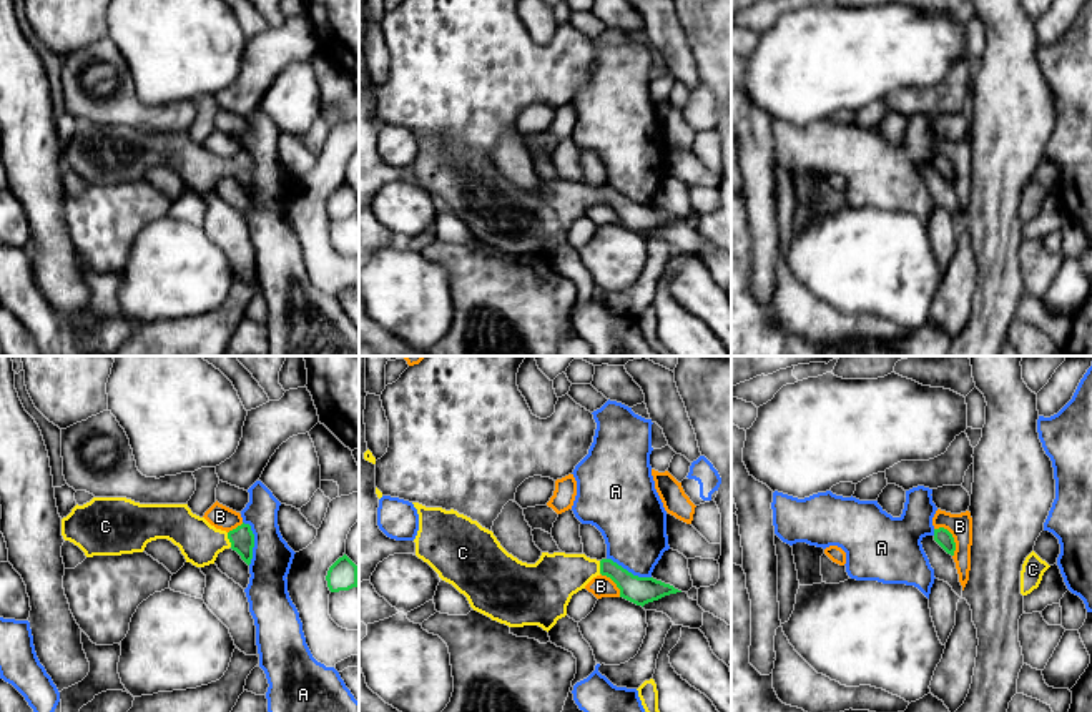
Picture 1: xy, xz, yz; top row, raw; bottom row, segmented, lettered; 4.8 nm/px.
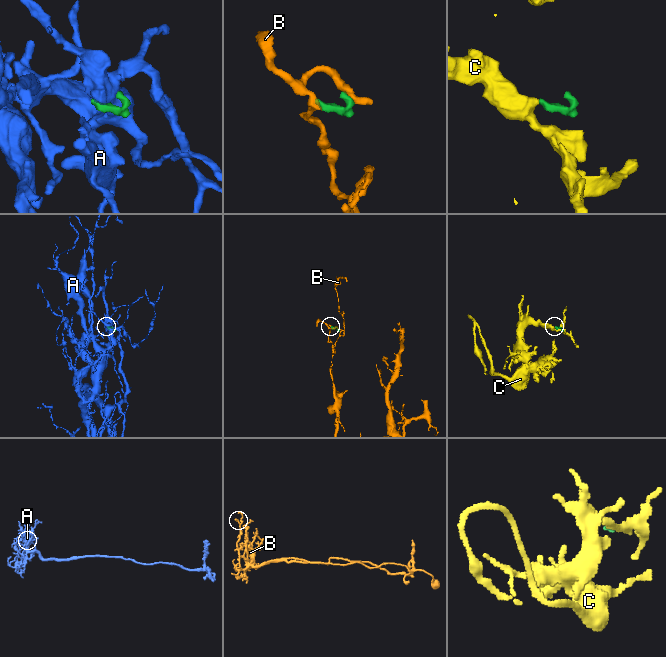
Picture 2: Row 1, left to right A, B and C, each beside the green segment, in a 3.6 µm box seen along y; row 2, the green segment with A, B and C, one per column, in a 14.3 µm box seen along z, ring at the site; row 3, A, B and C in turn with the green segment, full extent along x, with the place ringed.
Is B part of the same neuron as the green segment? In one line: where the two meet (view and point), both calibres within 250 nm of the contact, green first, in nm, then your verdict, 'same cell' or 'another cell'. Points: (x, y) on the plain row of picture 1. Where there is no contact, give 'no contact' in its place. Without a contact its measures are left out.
contact yz (953, 165); calibres 80 and 110 nm; another cell

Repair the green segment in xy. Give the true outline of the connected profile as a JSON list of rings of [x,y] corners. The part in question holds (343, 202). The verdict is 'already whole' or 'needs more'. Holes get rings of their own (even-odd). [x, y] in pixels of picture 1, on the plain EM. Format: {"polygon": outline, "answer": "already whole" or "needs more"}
{"polygon": [[[344,181],[329,195],[326,208],[331,220],[357,215],[357,193]]], "answer": "already whole"}

